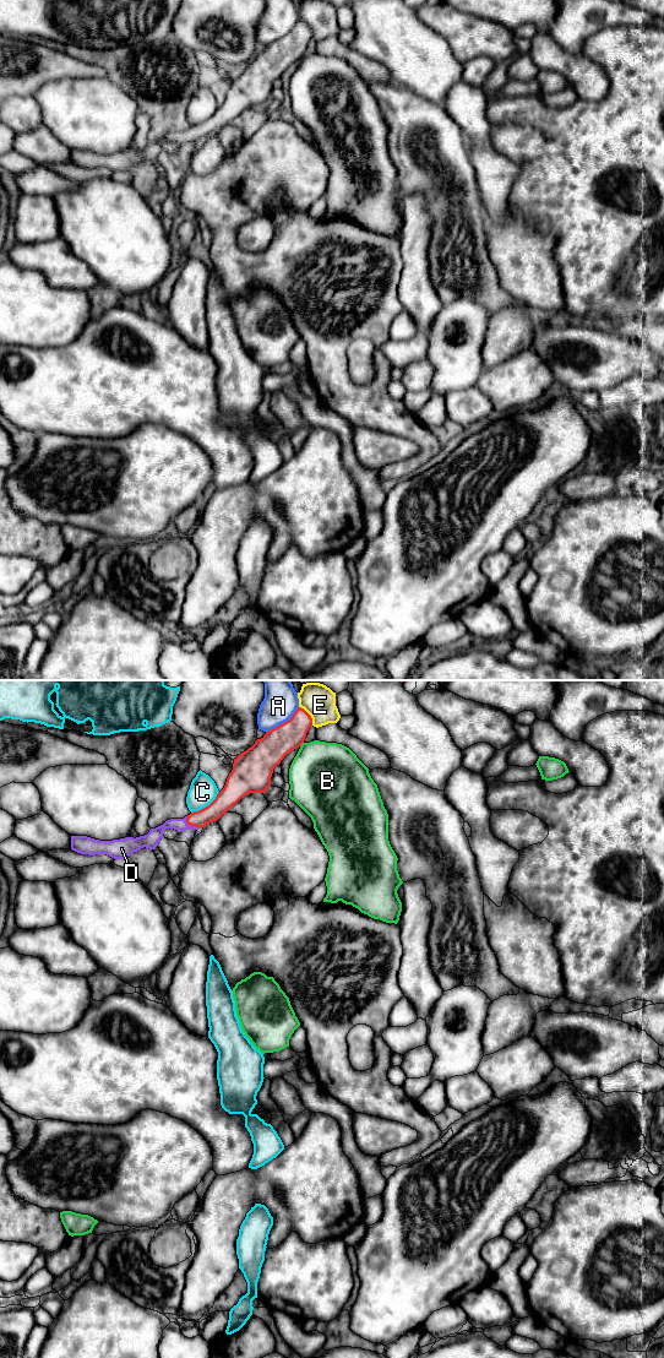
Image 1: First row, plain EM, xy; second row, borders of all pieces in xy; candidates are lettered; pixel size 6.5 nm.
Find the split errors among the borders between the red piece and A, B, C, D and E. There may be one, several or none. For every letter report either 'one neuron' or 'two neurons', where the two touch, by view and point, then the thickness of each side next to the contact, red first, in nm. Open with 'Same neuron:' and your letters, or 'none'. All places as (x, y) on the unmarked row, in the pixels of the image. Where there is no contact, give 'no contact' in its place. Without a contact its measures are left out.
Same neuron: D
A: two neurons; contact xy (284, 36); calibres 200 and 220 nm
B: two neurons; contact xy (301, 56); calibres 200 and 440 nm
C: two neurons; contact xy (206, 120); calibres 160 and 180 nm
D: one neuron; contact xy (190, 137); calibres 120 and 90 nm
E: two neurons; contact xy (309, 28); calibres 190 and 200 nm

